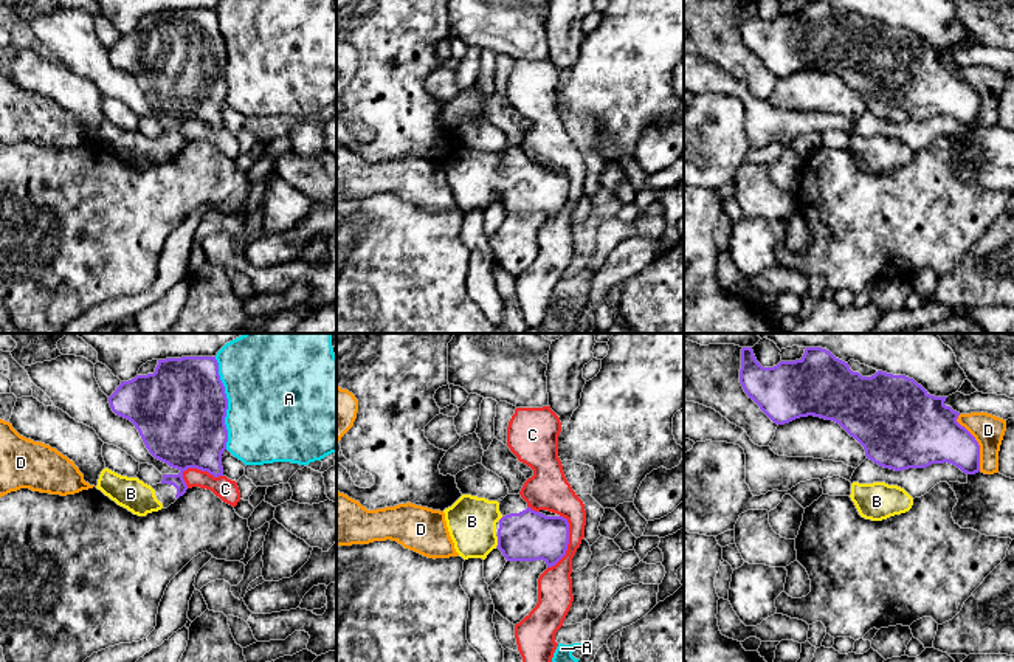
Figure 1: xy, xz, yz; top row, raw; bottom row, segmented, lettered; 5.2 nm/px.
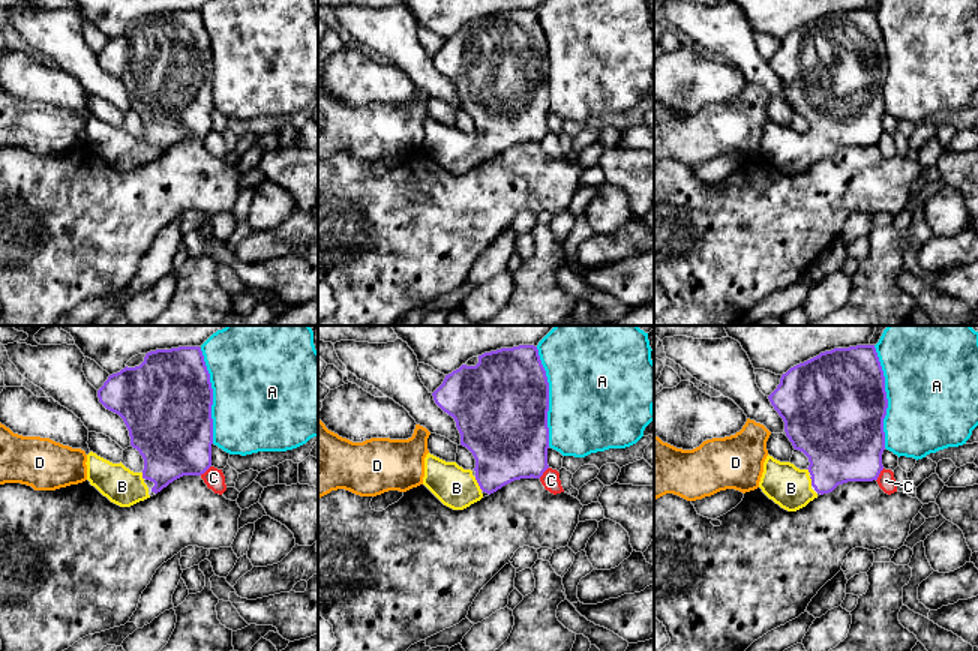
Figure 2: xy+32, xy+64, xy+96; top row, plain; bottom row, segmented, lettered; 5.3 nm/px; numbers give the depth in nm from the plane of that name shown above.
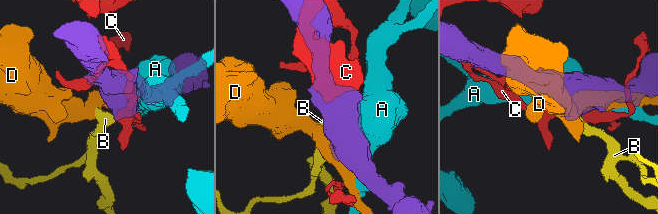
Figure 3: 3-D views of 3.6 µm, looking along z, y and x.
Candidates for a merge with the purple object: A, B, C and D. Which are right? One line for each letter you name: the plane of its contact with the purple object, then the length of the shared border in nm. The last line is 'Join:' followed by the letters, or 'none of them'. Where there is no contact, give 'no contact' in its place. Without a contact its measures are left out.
B: meets purple in xz; contact 50 nm long
Join: B

